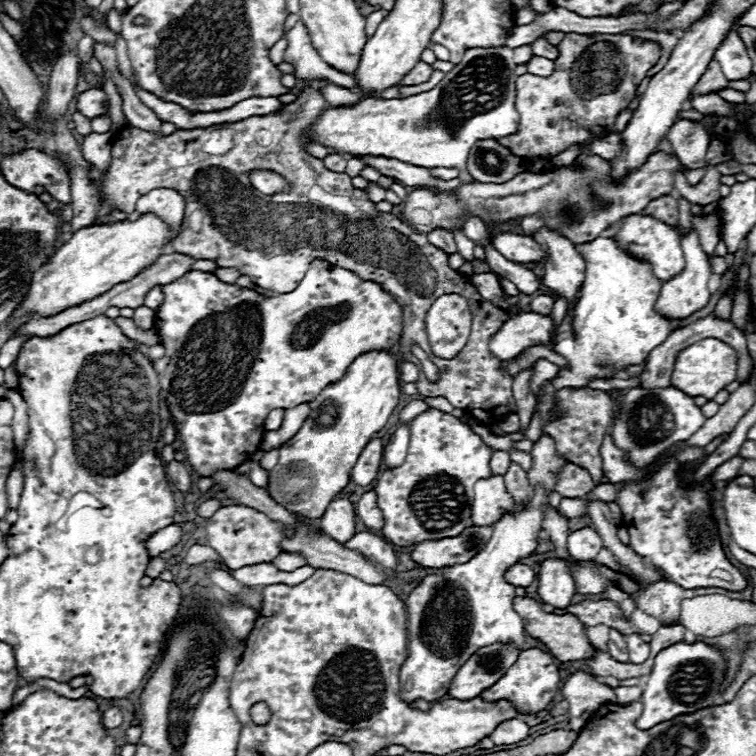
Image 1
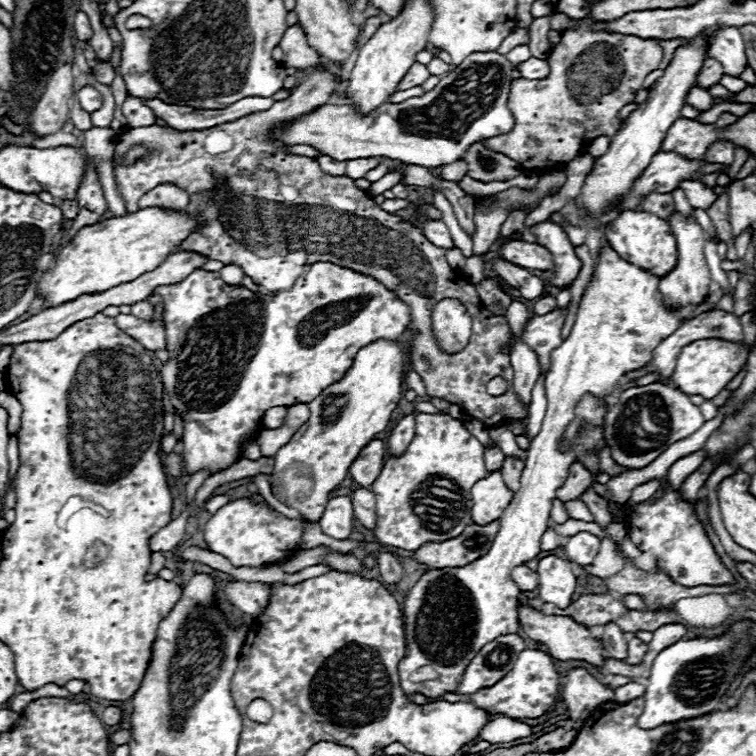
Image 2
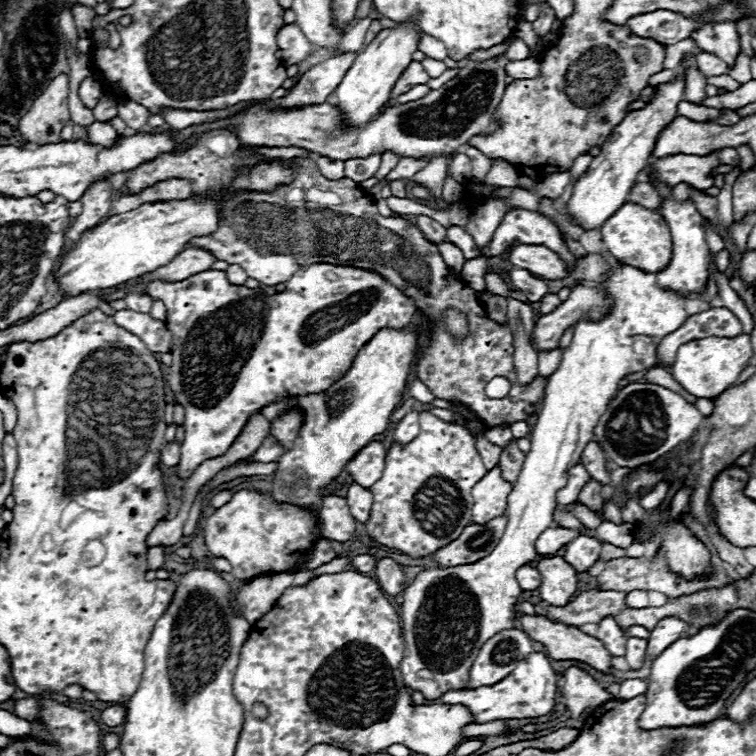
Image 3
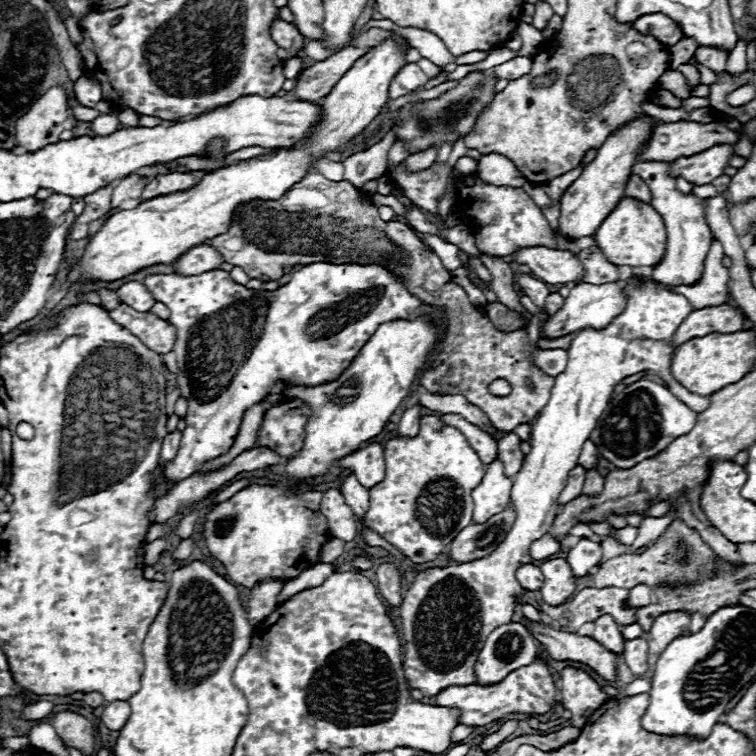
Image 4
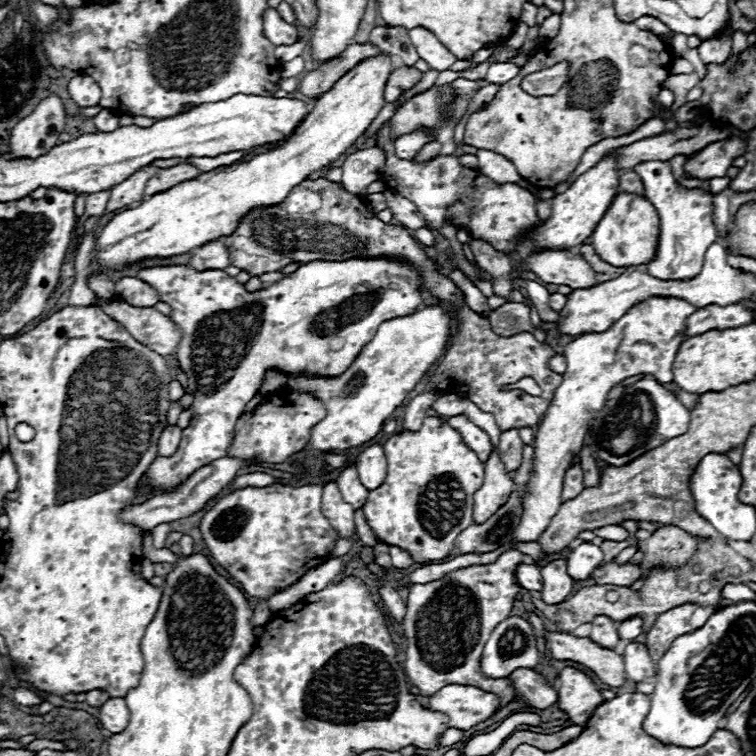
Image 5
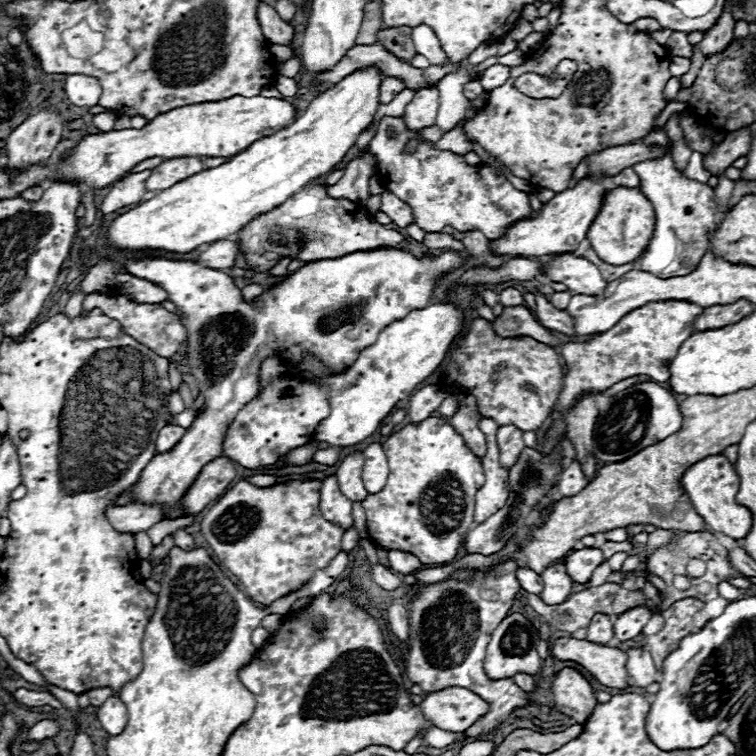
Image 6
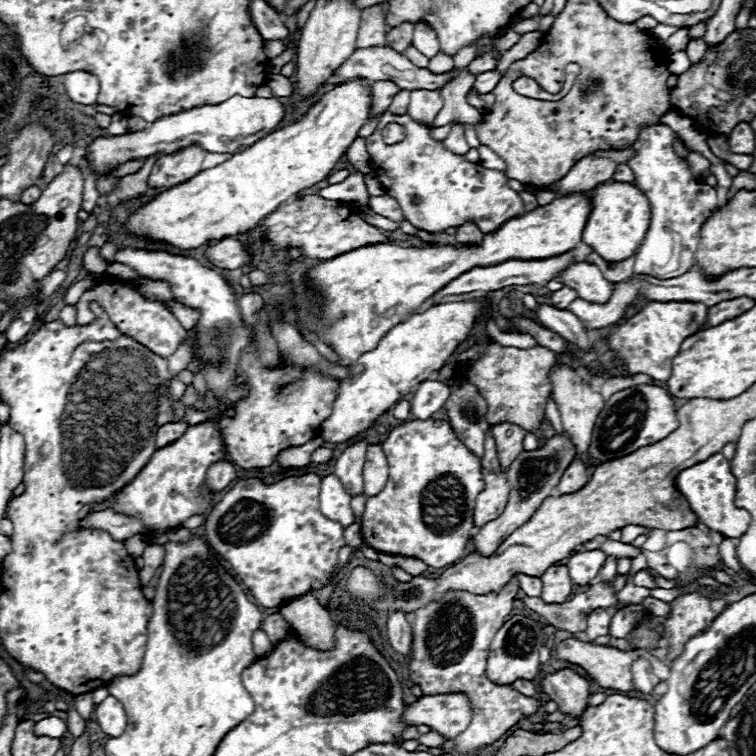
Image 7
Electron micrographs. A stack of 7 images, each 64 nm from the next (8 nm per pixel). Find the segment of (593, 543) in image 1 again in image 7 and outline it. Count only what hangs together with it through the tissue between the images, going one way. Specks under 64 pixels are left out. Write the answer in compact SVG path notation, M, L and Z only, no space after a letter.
M586 550L586 552L574 552L568 558L568 574L574 584L590 584L590 580L598 574L606 560L606 554L602 550Z

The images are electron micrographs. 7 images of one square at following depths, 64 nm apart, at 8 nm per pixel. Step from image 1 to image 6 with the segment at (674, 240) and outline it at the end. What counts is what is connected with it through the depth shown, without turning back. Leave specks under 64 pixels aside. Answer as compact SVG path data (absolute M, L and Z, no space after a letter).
M620 186L620 188L606 192L604 204L602 204L596 220L592 222L586 238L590 240L594 252L600 256L600 260L614 264L614 266L622 266L622 264L640 260L640 256L646 252L646 248L652 240L654 226L656 226L656 214L654 214L654 206L650 204L650 200L636 188Z

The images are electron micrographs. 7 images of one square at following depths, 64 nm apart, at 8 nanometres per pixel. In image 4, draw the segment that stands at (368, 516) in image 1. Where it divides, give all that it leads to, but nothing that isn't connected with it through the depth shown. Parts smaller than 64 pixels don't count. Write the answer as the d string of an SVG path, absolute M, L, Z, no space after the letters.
M350 474L344 484L342 484L342 496L346 500L346 504L352 508L352 512L358 516L358 518L364 518L368 506L370 506L370 492L368 488L364 488L356 478L354 474Z

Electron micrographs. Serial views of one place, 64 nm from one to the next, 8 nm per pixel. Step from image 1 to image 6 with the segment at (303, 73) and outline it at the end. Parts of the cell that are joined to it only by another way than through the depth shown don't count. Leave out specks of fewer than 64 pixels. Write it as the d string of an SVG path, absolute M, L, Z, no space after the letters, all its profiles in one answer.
M262 2L258 6L258 20L260 20L262 34L270 44L290 44L292 42L294 28L288 22L284 22L270 4Z

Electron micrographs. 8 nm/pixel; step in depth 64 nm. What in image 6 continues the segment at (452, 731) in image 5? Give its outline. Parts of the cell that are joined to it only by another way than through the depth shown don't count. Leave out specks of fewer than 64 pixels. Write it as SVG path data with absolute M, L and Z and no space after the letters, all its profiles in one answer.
M434 728L434 730L430 730L426 734L424 742L428 746L432 746L432 748L446 748L446 746L450 746L450 744L456 742L456 734L454 732L444 732L440 728Z

